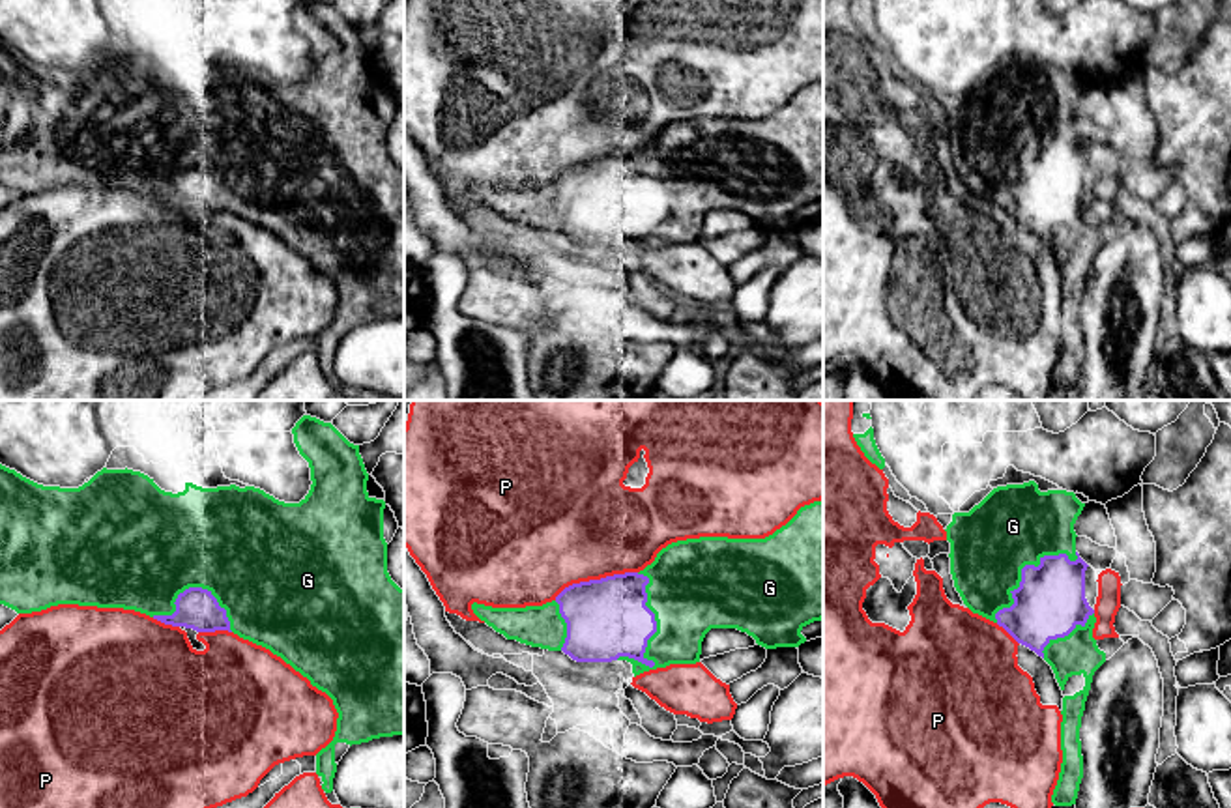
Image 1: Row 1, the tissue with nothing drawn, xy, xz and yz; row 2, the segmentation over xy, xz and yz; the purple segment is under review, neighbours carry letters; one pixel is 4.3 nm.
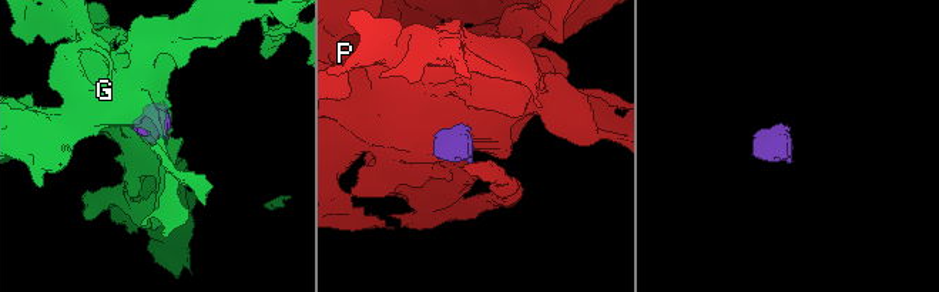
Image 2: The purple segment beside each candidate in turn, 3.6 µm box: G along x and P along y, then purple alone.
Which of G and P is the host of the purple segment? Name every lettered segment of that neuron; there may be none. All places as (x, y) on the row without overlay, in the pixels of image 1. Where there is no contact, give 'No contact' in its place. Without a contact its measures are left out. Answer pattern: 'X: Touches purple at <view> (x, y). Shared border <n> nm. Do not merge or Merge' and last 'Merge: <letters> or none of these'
G: Touches purple at xz (653, 201). Shared border 420 nm. Merge
P: Touches purple at xz (595, 161). Shared border 380 nm. Do not merge
Merge: G

